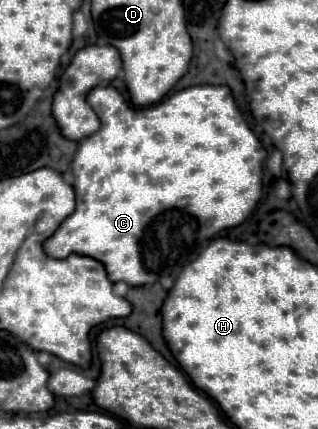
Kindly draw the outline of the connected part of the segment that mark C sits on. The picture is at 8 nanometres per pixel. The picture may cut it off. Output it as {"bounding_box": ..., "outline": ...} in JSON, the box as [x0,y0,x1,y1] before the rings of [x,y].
{"bounding_box":[44,86,266,286],"outline":[[[96,86],[90,94],[88,94],[88,104],[92,106],[92,110],[98,114],[102,126],[98,132],[94,132],[92,136],[84,138],[80,142],[78,152],[74,154],[72,160],[72,172],[74,172],[74,190],[76,190],[76,210],[74,214],[70,214],[62,226],[56,230],[56,234],[46,240],[44,250],[48,256],[52,258],[66,258],[70,254],[82,254],[82,256],[92,256],[96,260],[100,260],[112,282],[126,282],[130,286],[142,286],[142,284],[154,284],[158,282],[160,276],[178,276],[180,270],[198,258],[198,254],[204,248],[204,234],[206,234],[206,246],[208,242],[226,228],[234,228],[238,224],[242,224],[246,220],[246,216],[251,214],[256,208],[262,197],[262,162],[266,158],[266,150],[260,144],[260,140],[254,136],[254,132],[248,128],[246,120],[242,118],[234,96],[230,92],[228,86],[190,86],[184,88],[180,92],[174,92],[172,96],[164,98],[162,102],[154,104],[154,106],[146,106],[146,108],[138,108],[138,106],[130,106],[122,94],[112,88],[112,86]]]}

